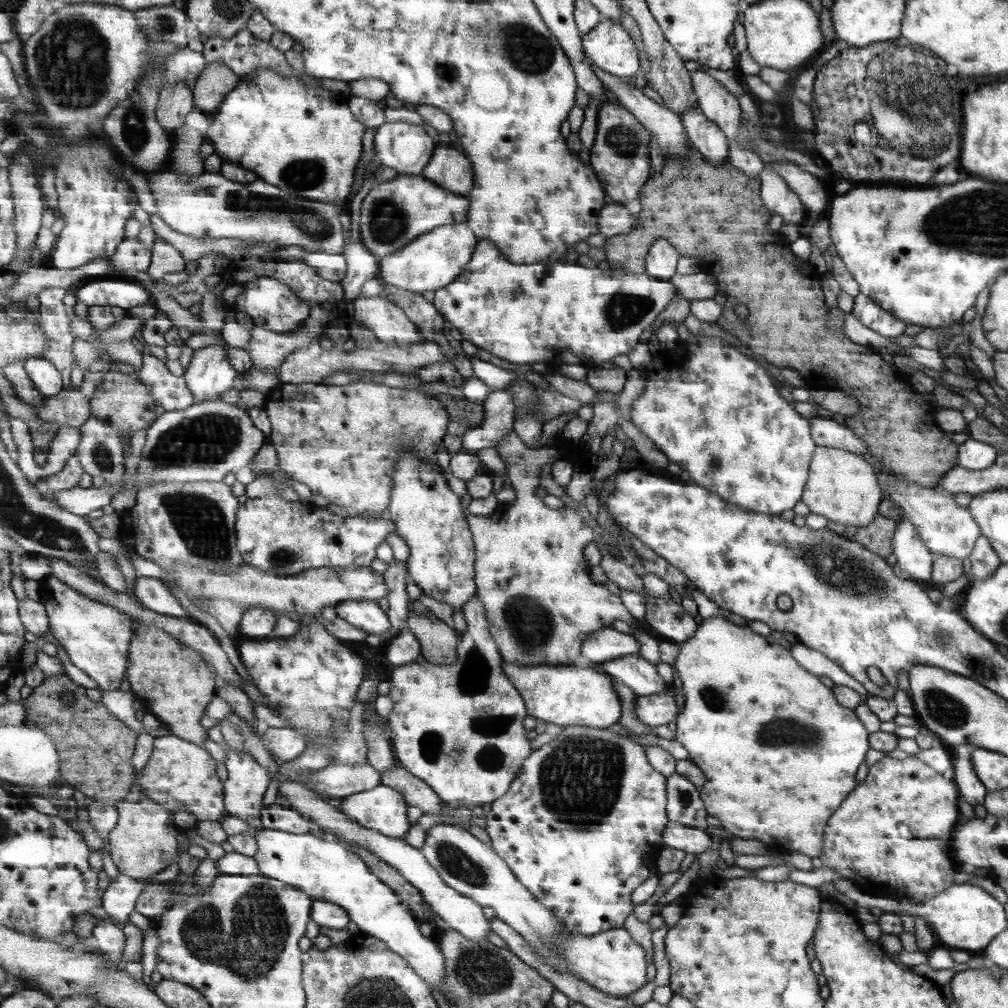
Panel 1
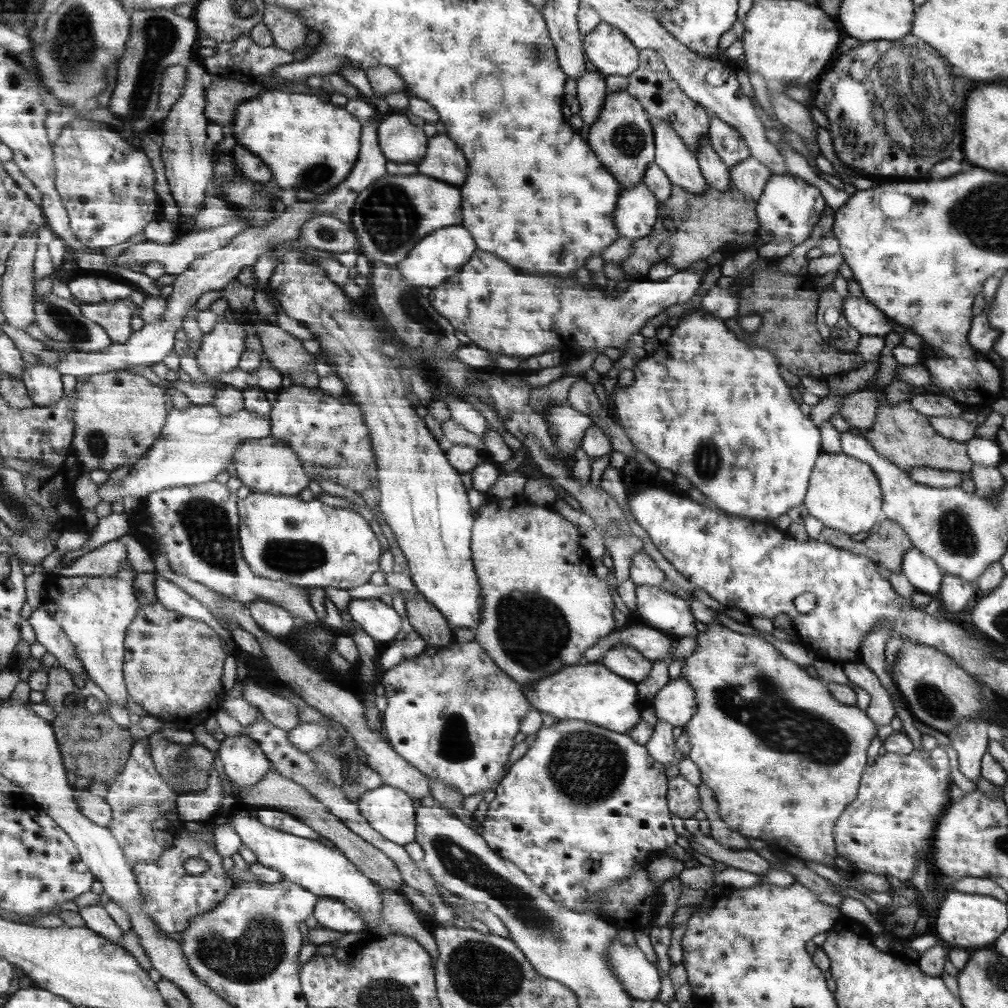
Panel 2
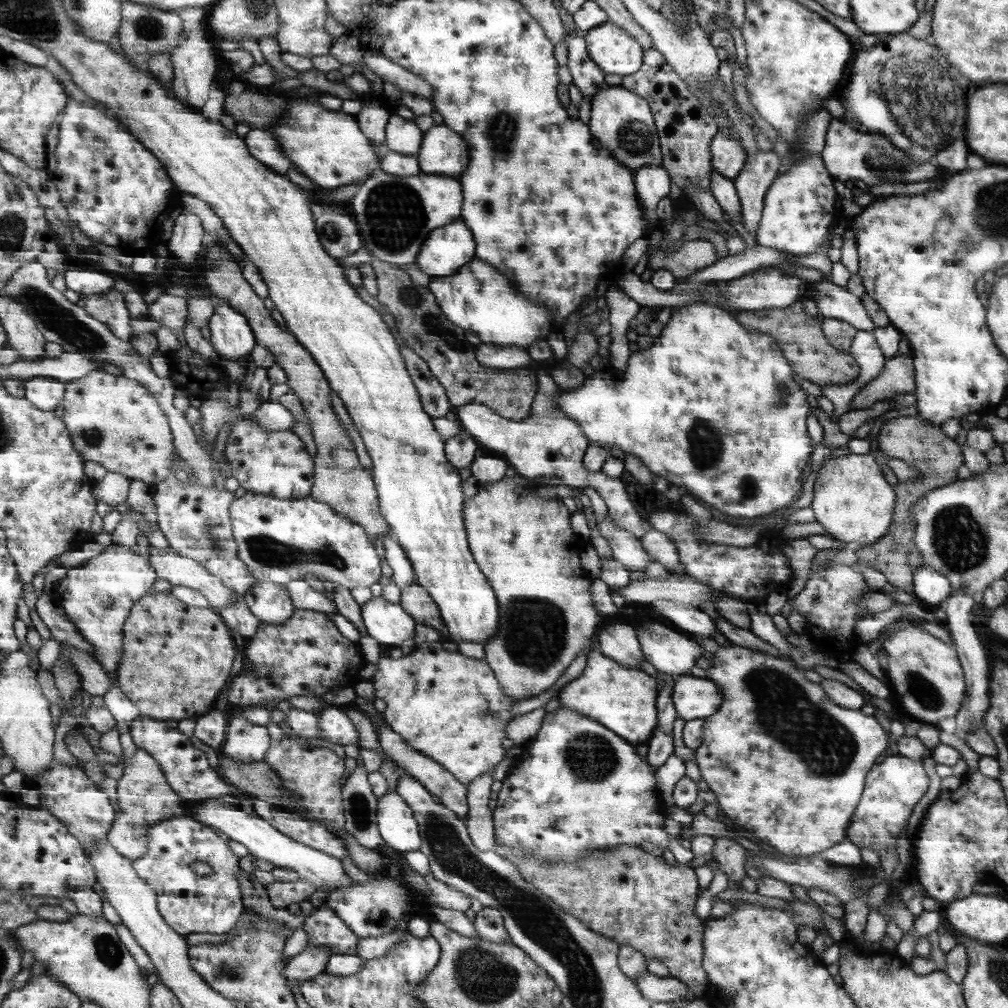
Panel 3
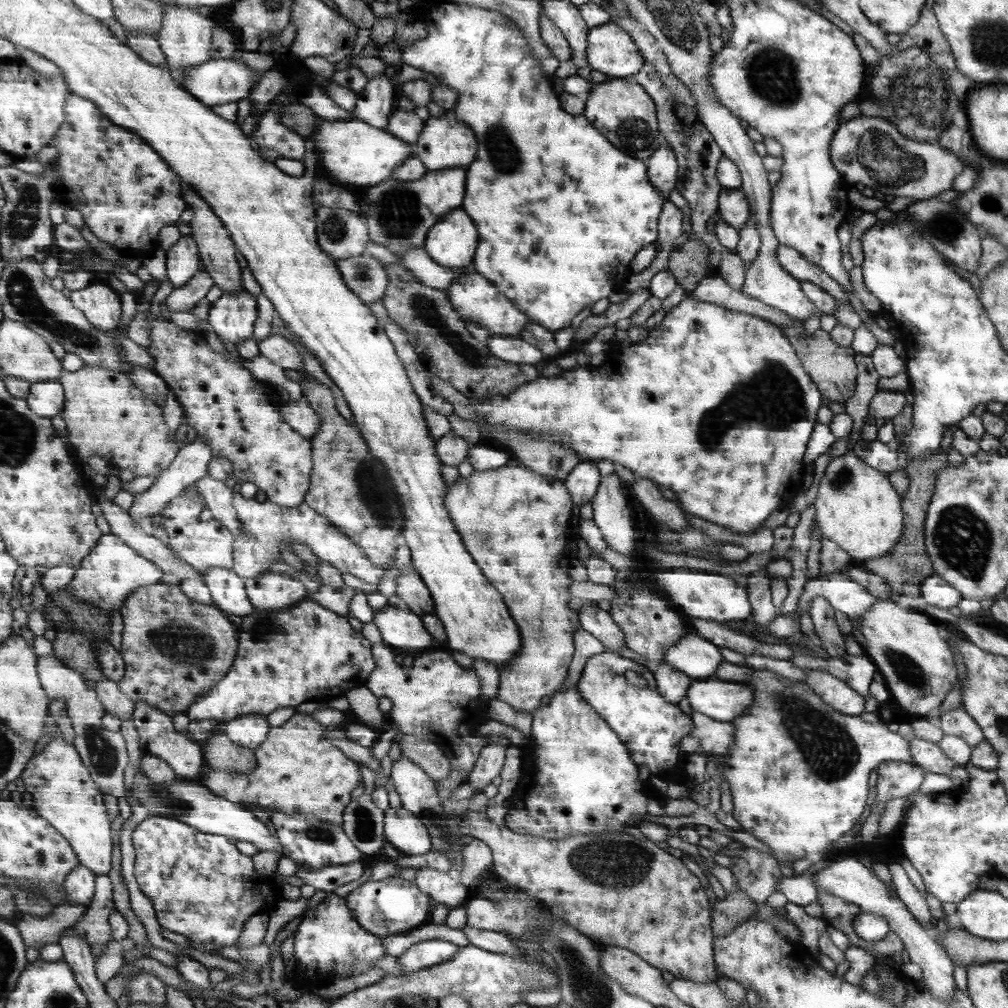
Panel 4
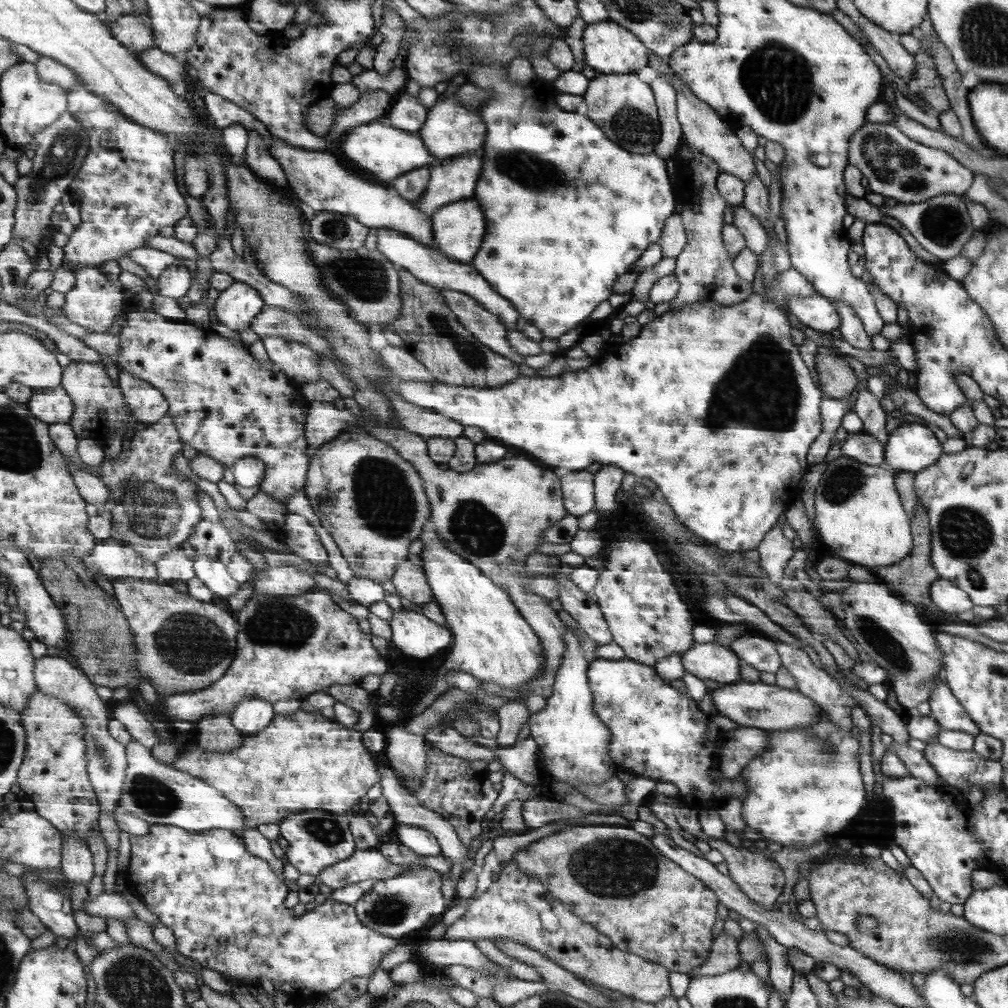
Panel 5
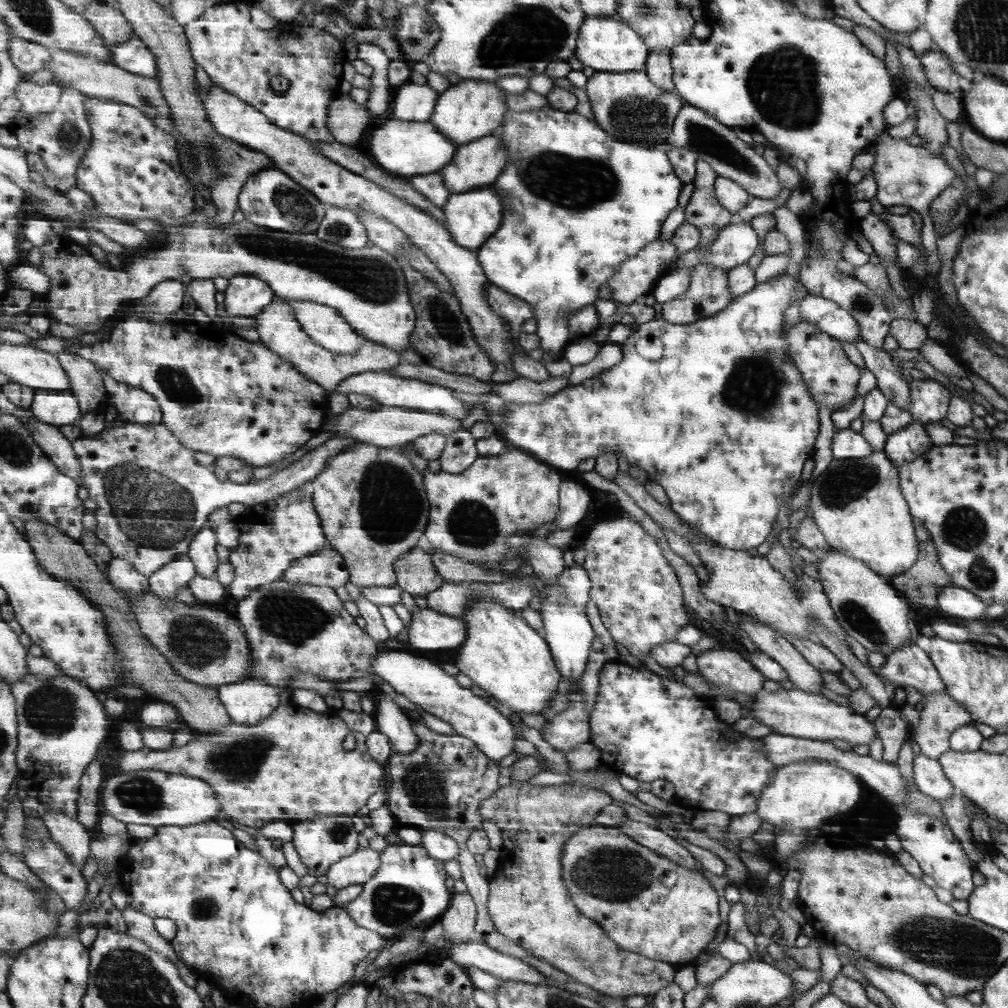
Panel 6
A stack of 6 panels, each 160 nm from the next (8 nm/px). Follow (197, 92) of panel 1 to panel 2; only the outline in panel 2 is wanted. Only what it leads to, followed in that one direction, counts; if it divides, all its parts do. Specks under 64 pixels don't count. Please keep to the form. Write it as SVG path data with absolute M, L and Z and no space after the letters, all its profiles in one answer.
M209 78L205 95L205 116L211 123L230 129L234 125L237 106L262 93L266 88L267 85L261 82L245 84L235 79Z

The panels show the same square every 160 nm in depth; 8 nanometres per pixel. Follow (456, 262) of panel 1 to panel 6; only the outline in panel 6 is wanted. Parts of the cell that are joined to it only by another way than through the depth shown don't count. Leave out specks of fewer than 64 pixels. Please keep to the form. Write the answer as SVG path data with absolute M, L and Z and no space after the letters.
M491 185L461 194L450 194L440 209L444 216L444 227L451 235L452 241L465 250L475 252L499 228L504 210L500 195L496 194Z

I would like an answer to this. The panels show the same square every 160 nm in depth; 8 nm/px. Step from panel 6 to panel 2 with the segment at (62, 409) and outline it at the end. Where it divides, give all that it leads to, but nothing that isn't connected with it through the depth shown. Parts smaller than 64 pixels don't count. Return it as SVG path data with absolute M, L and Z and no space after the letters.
M47 364L27 368L23 380L36 406L53 406L65 397L63 373Z

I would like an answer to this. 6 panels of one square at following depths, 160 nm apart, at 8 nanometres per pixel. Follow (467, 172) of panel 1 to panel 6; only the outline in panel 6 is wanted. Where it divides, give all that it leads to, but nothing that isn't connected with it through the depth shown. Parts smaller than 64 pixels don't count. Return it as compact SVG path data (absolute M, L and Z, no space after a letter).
M481 79L459 80L459 83L450 85L436 98L435 108L432 117L428 120L439 130L445 138L448 138L454 146L467 145L468 142L476 141L478 138L495 133L503 121L504 112L507 106L504 105L505 92L496 86L496 83Z

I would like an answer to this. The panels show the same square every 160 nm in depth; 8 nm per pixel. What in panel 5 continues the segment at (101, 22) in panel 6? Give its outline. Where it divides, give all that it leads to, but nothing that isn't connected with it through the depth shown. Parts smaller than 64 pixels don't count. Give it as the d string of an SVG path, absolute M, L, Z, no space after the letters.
M123 14L109 26L113 34L134 53L157 46L153 27L145 19Z

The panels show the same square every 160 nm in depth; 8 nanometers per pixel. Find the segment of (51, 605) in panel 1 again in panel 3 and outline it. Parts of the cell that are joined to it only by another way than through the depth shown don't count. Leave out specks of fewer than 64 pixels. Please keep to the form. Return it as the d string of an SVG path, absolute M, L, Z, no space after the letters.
M111 545L85 564L69 568L65 578L51 592L53 600L63 607L83 638L94 646L94 657L110 676L112 685L103 696L104 706L119 722L133 722L141 716L139 707L122 689L119 667L124 655L124 628L127 619L135 603L153 592L157 577L157 571L152 567L149 557L144 558L135 550Z

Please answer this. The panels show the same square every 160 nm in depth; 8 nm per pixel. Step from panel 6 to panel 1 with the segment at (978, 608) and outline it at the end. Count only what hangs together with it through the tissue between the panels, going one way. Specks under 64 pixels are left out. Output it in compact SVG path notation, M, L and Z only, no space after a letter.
M909 519L897 520L891 536L896 566L908 572L911 579L927 584L931 581L932 562L936 557L923 542Z

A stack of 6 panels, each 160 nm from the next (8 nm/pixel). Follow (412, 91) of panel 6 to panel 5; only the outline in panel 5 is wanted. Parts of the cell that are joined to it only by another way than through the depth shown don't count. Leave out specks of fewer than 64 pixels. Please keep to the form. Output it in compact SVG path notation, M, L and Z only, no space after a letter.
M400 91L397 99L389 104L385 115L391 126L408 131L409 134L416 134L422 128L427 112L428 109L417 101L417 97Z

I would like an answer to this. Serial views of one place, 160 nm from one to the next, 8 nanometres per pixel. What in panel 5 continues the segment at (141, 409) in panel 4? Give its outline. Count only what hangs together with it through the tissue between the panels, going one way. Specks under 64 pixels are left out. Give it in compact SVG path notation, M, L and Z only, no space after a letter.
M71 361L64 369L62 386L67 390L69 397L75 404L76 410L70 423L77 433L77 438L81 438L81 440L92 438L102 445L106 445L109 444L106 441L107 438L113 432L119 432L122 435L123 445L126 445L129 439L128 444L131 444L133 435L147 427L139 422L138 418L131 412L131 408L125 402L125 394L121 390L119 381L113 382L109 378L107 365L101 361Z

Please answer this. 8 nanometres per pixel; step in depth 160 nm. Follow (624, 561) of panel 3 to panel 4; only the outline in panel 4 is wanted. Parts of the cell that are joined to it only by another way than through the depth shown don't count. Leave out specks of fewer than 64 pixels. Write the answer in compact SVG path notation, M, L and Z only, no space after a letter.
M615 473L600 477L596 493L590 500L591 518L609 549L617 554L632 557L636 534L620 486L621 480Z

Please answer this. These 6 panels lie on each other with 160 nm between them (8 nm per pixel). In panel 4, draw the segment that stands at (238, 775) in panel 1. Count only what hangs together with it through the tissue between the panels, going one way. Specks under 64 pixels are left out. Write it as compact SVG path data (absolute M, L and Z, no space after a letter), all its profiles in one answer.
M251 713L226 722L225 729L234 744L257 751L267 742L272 728L266 715Z

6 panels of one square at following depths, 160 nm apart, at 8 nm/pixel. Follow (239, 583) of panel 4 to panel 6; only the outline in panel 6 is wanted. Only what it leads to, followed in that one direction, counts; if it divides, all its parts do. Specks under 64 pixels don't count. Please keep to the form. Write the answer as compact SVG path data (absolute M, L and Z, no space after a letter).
M207 526L193 540L188 555L195 563L199 575L207 578L217 578L216 572L222 563L216 549L217 544L215 529Z

